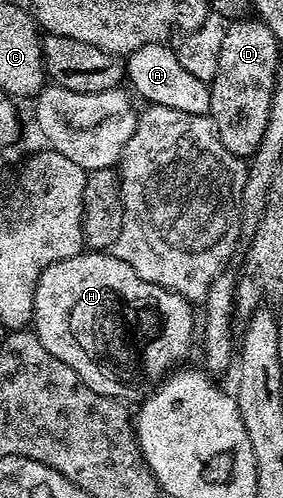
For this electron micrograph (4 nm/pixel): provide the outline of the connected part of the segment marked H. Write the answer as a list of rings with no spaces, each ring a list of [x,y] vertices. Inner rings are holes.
[[[82,251],[76,253],[71,259],[54,261],[53,264],[45,269],[35,289],[31,325],[38,339],[43,343],[43,347],[47,347],[47,351],[51,351],[51,355],[55,355],[55,359],[63,359],[63,363],[67,363],[67,367],[71,367],[71,371],[75,371],[75,375],[79,375],[79,379],[83,379],[83,383],[87,383],[87,387],[91,387],[91,391],[99,391],[103,395],[116,397],[126,403],[132,403],[132,401],[140,403],[166,377],[170,376],[184,362],[181,360],[188,355],[189,348],[193,345],[193,309],[194,306],[186,297],[181,297],[177,293],[173,293],[170,289],[164,289],[155,283],[147,283],[147,279],[135,275],[135,271],[131,266],[123,263],[112,252]]]

